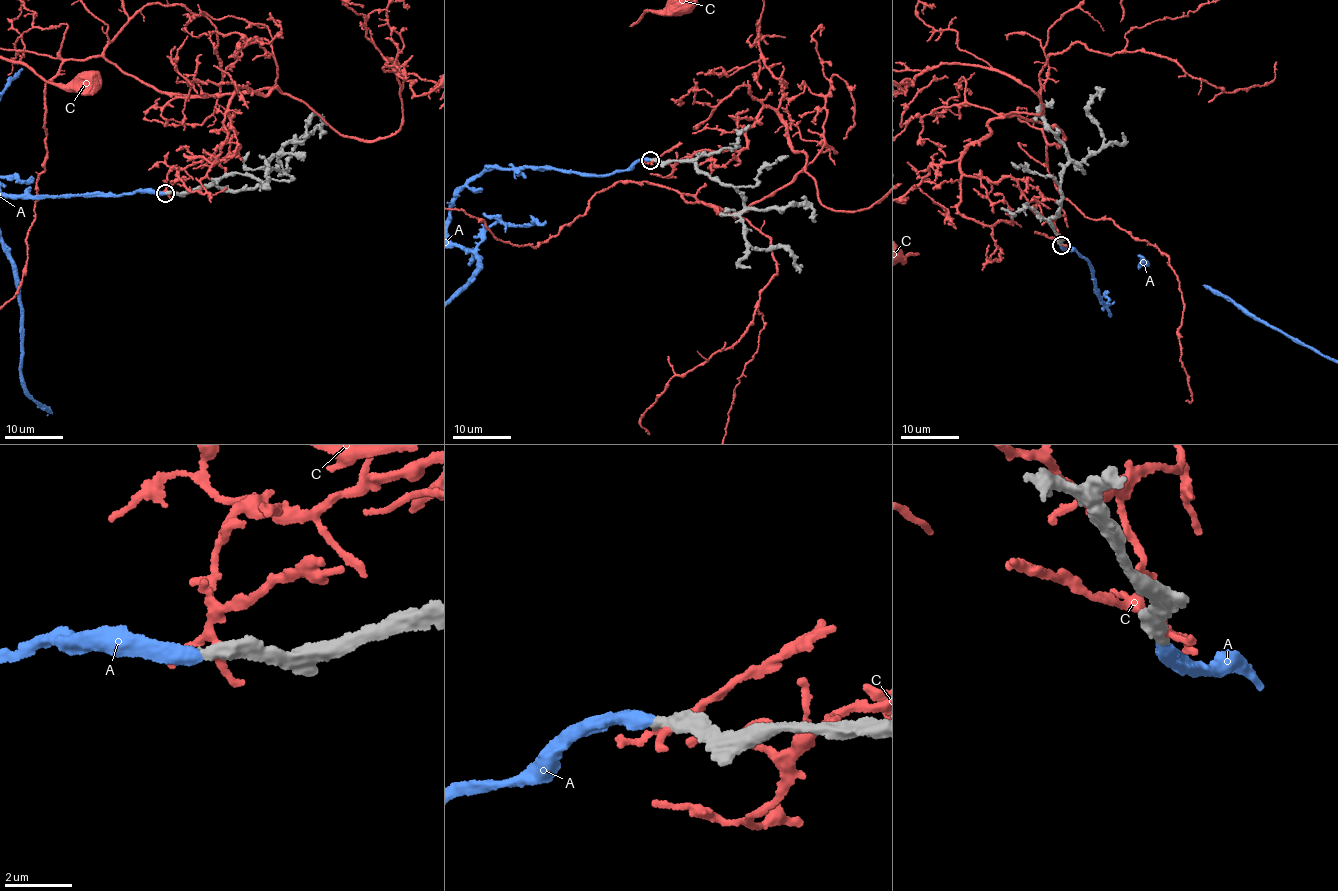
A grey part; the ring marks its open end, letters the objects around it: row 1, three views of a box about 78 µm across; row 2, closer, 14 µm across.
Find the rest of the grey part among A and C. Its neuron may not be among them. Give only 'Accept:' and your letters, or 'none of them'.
Accept: A

